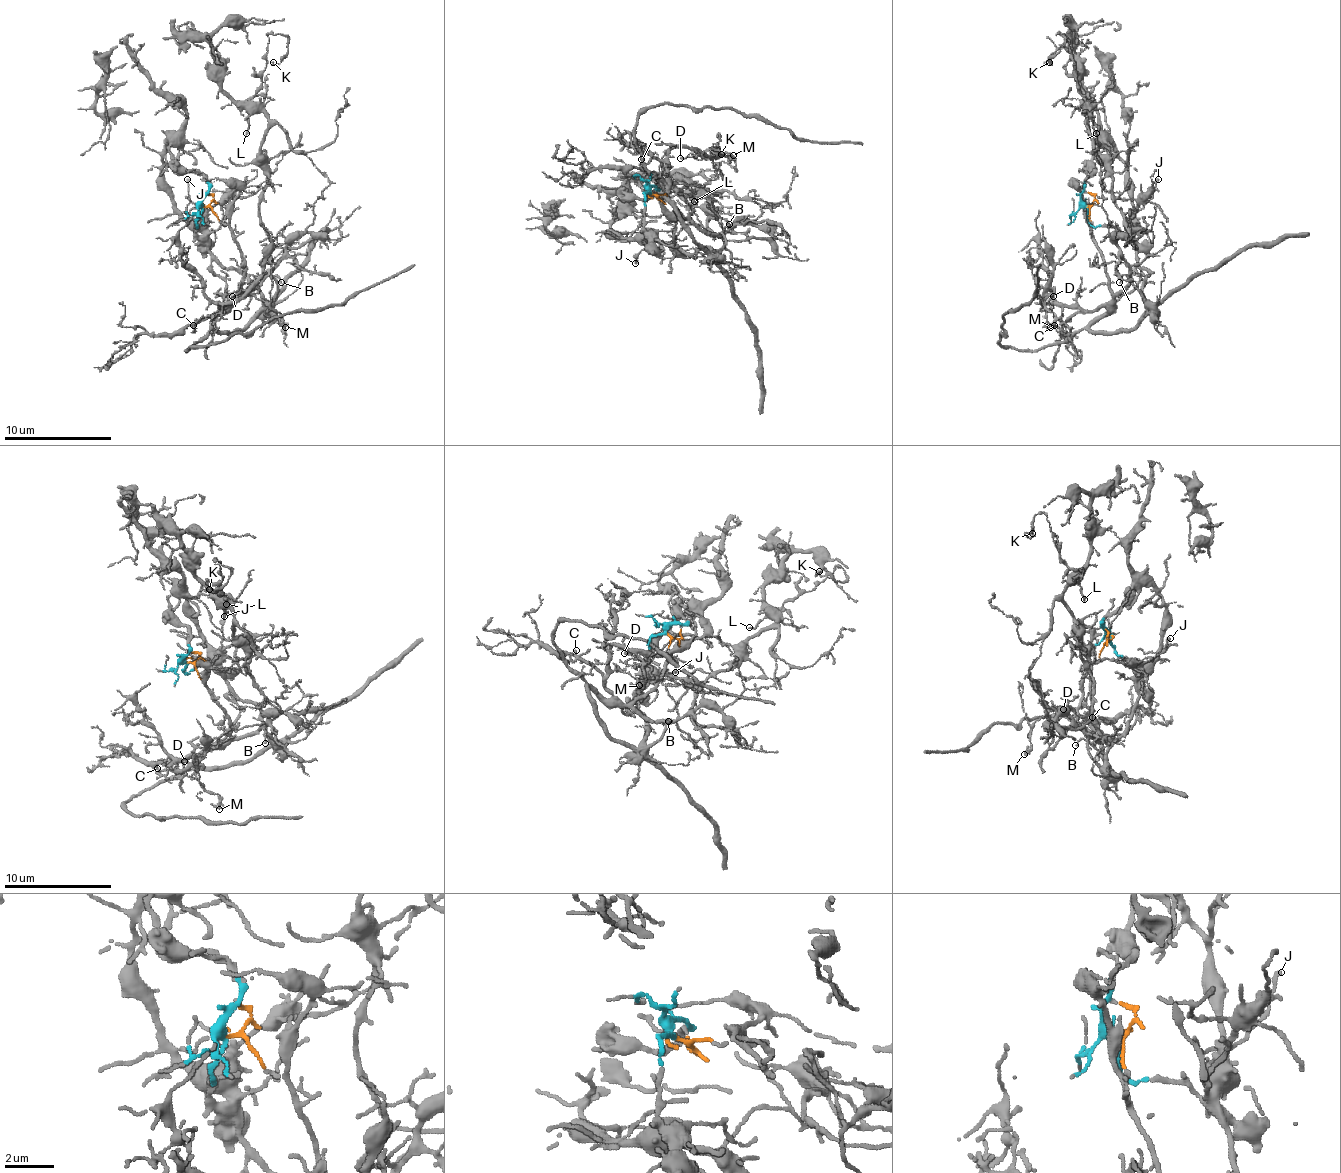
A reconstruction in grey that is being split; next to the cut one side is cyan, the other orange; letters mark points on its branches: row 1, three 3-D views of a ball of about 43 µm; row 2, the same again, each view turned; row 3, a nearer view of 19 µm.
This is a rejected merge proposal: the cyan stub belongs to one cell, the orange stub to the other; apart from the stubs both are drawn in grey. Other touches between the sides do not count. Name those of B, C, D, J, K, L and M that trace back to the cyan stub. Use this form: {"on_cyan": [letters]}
{"on_cyan": ["J", "K", "L"]}

